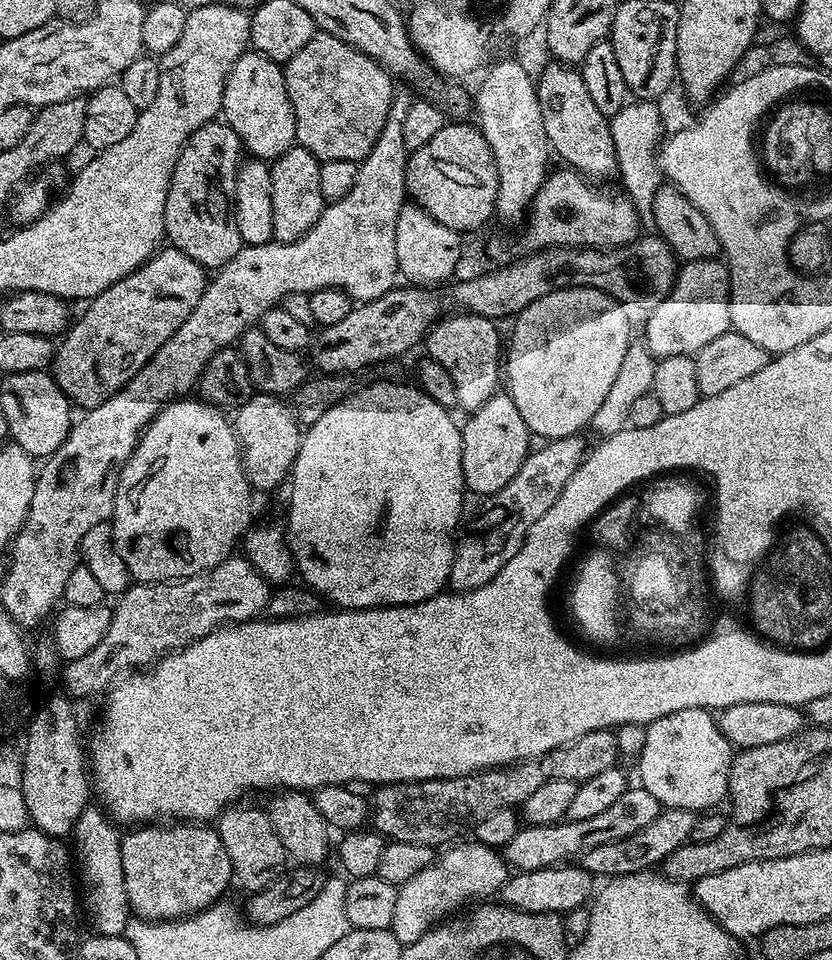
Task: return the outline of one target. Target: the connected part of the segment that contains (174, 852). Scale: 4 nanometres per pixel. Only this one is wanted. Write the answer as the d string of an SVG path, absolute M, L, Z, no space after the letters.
M168 822L163 826L136 826L125 831L121 839L122 873L125 874L126 897L129 898L131 911L142 920L178 920L185 916L193 916L204 908L221 899L220 896L228 887L233 887L234 877L232 875L232 863L230 854L226 854L226 846L222 846L222 838L215 827L204 822Z

